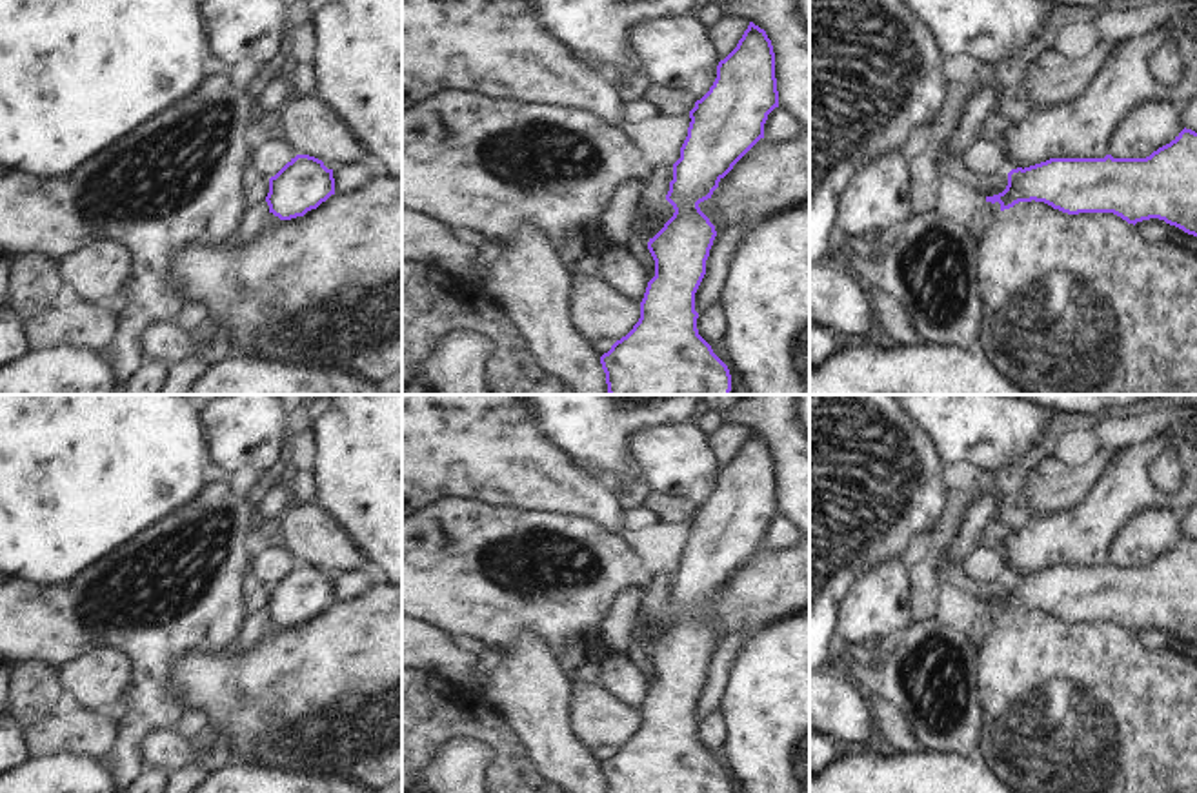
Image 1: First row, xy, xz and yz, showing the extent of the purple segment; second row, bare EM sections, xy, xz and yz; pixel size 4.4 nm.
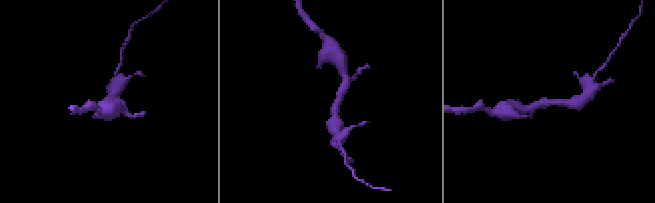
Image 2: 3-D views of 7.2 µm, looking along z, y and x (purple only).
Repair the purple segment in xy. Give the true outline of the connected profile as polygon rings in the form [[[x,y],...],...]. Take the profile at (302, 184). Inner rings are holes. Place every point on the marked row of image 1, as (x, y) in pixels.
[[[297,155],[269,178],[266,202],[280,220],[304,216],[335,195],[333,169],[309,155]]]

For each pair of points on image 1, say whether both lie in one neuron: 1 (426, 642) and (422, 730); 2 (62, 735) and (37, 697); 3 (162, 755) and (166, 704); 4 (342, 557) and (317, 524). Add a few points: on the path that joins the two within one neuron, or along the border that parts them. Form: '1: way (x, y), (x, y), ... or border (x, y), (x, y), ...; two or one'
1: border (421, 668), (464, 684); two
2: border (50, 712), (35, 717), (22, 730); two
3: border (171, 726), (153, 730), (144, 739), (144, 764); two
4: way (335, 550), (317, 532); one

